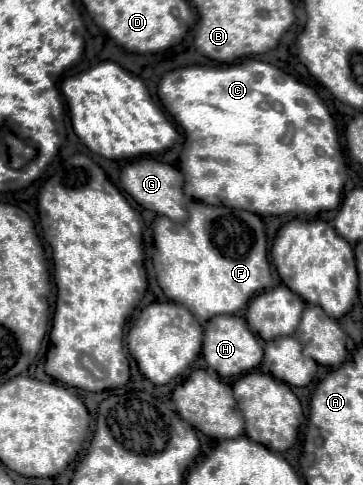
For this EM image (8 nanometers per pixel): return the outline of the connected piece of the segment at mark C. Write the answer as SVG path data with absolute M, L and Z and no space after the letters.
M249 58L231 65L190 65L180 67L180 69L168 71L162 77L160 87L158 87L158 97L160 97L162 105L164 105L164 109L174 117L174 121L180 125L180 129L186 135L178 164L181 173L185 177L184 193L188 197L204 201L204 203L214 203L214 205L220 203L220 205L226 205L226 207L238 207L238 209L254 211L260 217L288 215L288 213L315 217L321 211L330 211L330 209L336 209L340 205L340 195L342 195L342 187L344 187L344 178L341 171L345 167L345 157L338 141L334 119L328 113L328 109L324 107L324 101L314 93L312 87L296 81L292 75L288 75L282 69L278 69L276 65Z

